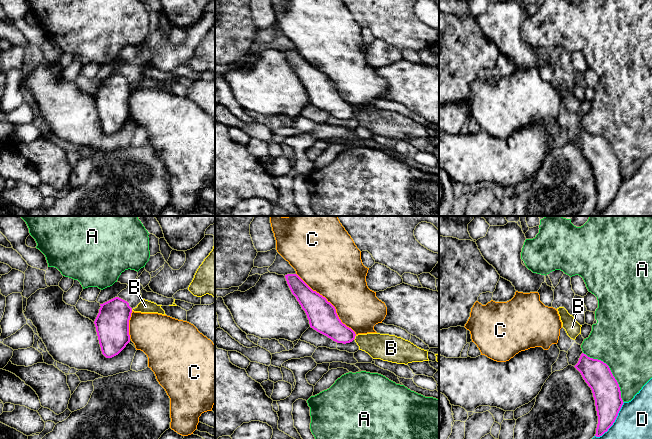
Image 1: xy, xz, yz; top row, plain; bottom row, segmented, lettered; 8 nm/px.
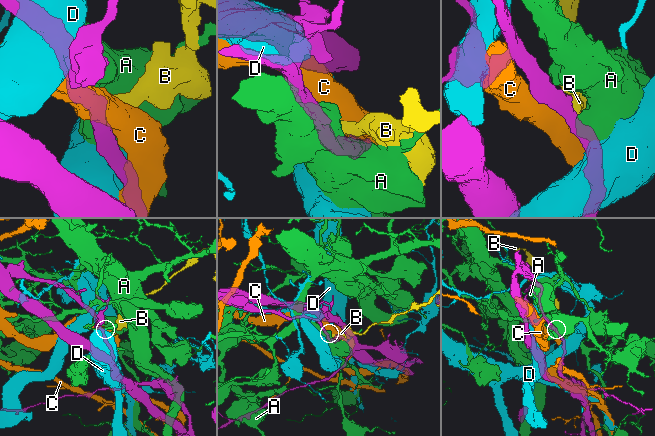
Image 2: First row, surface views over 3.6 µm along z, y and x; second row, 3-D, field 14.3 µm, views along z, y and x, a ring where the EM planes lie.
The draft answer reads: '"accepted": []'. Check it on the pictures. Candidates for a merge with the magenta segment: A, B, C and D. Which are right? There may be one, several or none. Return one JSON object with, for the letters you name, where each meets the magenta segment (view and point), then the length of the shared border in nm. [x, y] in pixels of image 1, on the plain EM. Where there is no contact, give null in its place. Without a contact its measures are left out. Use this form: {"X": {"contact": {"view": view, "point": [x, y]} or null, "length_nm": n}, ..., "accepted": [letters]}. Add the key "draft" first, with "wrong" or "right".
{"draft": "right", "accepted": []}

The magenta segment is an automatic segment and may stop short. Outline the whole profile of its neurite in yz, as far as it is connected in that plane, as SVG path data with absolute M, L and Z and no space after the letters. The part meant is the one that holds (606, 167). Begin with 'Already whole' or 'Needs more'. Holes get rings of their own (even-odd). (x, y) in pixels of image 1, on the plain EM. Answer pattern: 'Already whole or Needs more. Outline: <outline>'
Already whole. Outline: M584 129L574 143L592 166L598 192L595 212L600 213L613 201L624 179L619 160L606 139Z

